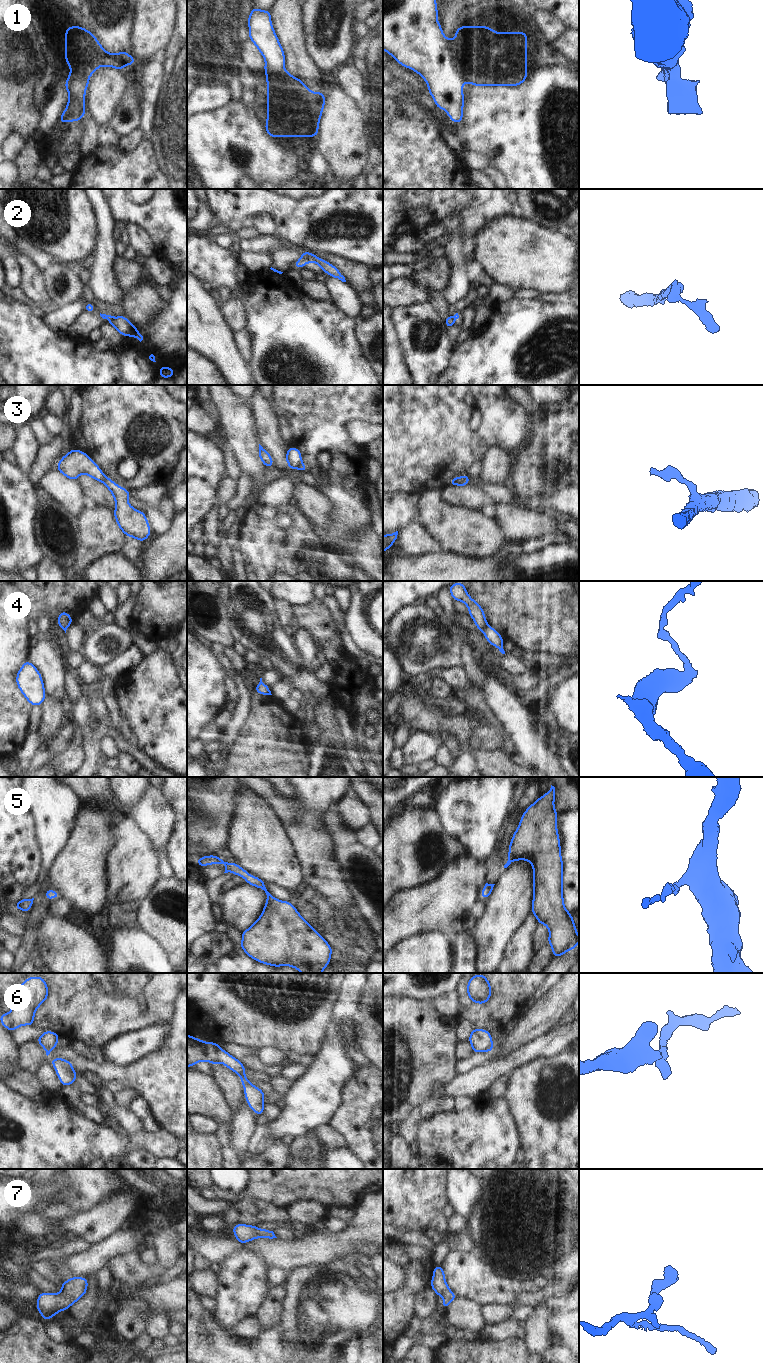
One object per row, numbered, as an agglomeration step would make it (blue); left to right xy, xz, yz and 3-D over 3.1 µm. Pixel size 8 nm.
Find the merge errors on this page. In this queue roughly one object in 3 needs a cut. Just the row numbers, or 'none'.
1, 2, 3, 4, 6

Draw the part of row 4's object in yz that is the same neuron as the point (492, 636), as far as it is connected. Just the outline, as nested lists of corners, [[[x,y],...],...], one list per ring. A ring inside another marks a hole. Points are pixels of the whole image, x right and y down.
[[[487,625],[483,630],[483,633],[490,645],[497,647],[502,654],[505,654],[503,649],[505,640],[501,638],[501,634],[498,633],[496,629],[492,628],[490,625]]]

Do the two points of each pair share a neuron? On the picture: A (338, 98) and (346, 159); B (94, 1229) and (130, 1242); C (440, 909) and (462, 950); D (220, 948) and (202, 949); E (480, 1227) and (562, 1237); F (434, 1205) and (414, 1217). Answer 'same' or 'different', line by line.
A: same
B: different
C: different
D: same
E: same
F: same

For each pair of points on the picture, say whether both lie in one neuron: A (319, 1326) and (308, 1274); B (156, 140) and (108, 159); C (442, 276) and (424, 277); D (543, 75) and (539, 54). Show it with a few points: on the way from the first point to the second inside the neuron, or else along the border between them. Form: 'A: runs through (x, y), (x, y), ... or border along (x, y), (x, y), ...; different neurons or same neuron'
A: runs through (319, 1313), (319, 1297), (311, 1287); same neuron
B: border along (142, 139), (148, 140), (151, 143), (156, 165); different neurons
C: runs through (438, 276), (428, 277); same neuron
D: runs through (538, 70), (537, 59); same neuron

